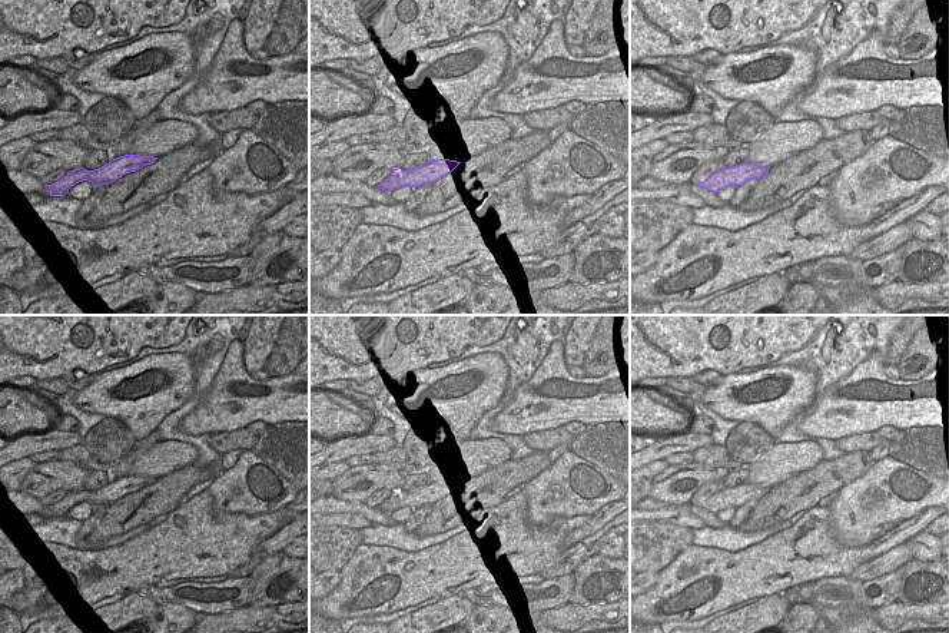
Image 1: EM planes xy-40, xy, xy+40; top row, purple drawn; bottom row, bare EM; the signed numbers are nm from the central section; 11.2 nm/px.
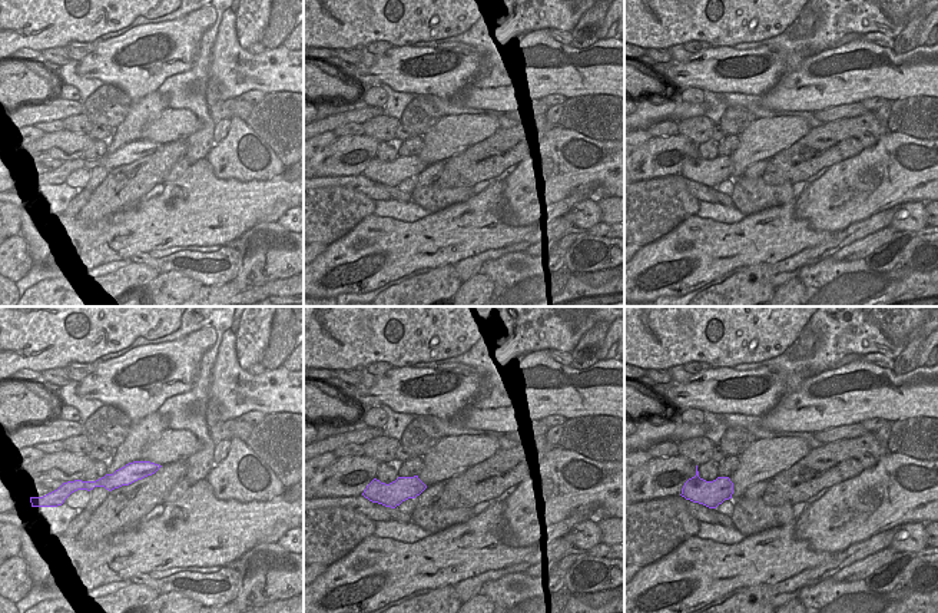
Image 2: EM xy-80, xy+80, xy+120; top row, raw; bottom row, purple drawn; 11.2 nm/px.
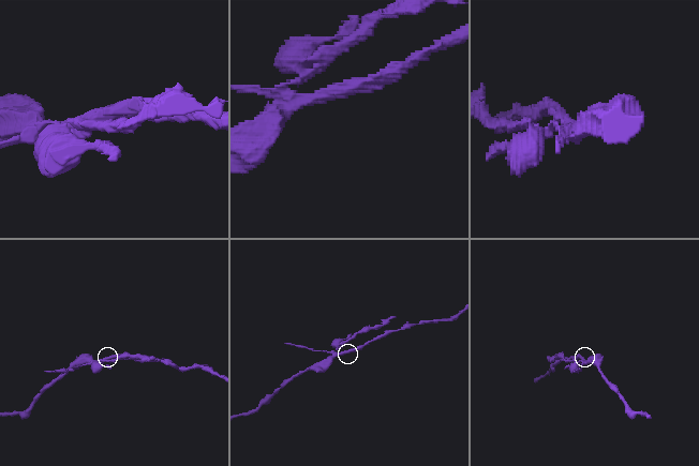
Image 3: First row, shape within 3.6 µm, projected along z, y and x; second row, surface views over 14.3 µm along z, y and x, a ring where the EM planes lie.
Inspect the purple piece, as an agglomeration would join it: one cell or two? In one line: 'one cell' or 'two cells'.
two cells

